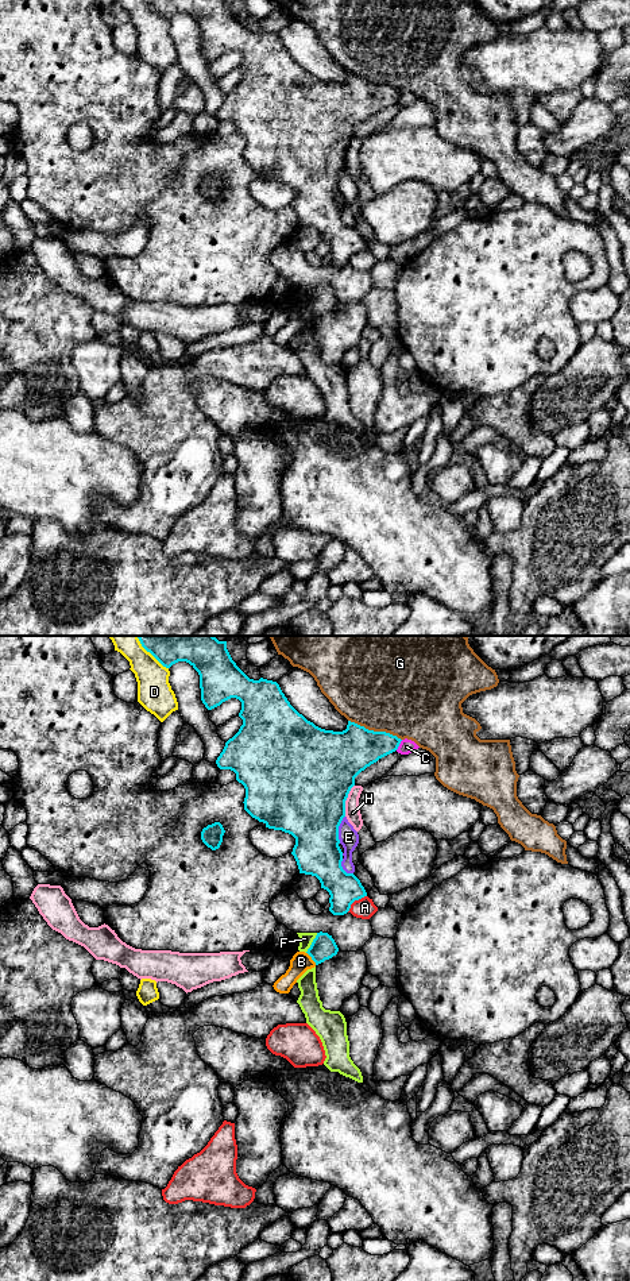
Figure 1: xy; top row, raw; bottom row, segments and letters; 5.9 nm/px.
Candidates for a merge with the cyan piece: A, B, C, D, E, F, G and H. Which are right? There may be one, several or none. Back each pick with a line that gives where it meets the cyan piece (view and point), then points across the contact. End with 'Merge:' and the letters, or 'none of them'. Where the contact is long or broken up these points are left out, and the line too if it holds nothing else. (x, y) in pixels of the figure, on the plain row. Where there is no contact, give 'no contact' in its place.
Merge: none of them

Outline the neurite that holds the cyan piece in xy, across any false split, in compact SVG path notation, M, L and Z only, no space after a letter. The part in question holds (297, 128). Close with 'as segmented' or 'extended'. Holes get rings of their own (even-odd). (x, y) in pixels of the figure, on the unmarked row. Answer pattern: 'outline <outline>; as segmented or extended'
outline M144 0L163 19L170 20L178 13L189 15L200 27L201 53L208 62L220 58L223 54L236 50L241 54L239 69L243 77L239 84L225 94L225 99L216 112L220 121L231 121L236 132L246 140L244 162L266 180L282 182L295 190L291 207L294 208L299 225L316 228L321 240L326 242L329 263L333 267L344 267L351 256L367 248L364 239L353 225L347 225L343 219L343 204L339 198L339 178L345 169L345 153L355 130L379 111L395 104L401 90L386 84L368 82L348 73L343 84L325 82L308 73L287 53L279 36L260 30L250 31L232 12L227 0Z; as segmented

